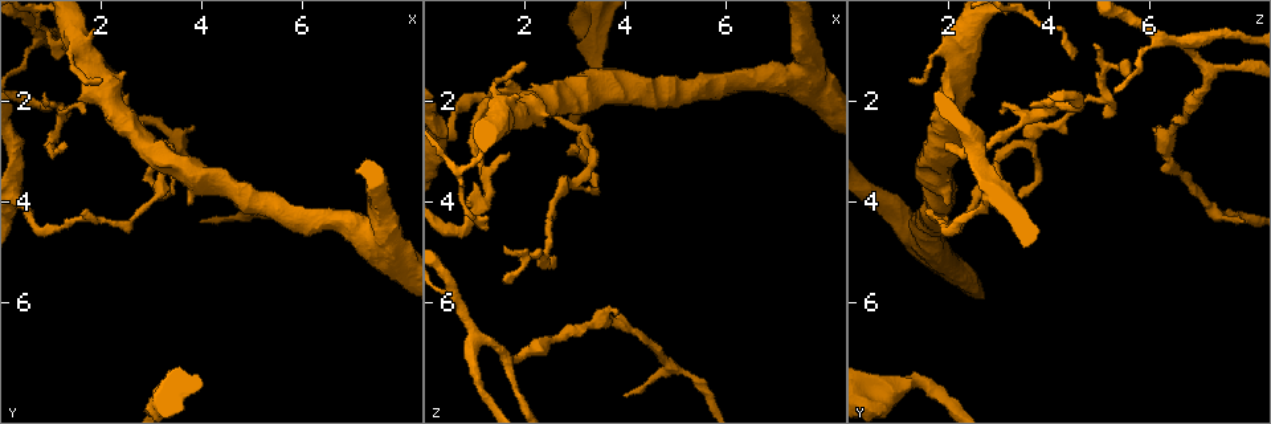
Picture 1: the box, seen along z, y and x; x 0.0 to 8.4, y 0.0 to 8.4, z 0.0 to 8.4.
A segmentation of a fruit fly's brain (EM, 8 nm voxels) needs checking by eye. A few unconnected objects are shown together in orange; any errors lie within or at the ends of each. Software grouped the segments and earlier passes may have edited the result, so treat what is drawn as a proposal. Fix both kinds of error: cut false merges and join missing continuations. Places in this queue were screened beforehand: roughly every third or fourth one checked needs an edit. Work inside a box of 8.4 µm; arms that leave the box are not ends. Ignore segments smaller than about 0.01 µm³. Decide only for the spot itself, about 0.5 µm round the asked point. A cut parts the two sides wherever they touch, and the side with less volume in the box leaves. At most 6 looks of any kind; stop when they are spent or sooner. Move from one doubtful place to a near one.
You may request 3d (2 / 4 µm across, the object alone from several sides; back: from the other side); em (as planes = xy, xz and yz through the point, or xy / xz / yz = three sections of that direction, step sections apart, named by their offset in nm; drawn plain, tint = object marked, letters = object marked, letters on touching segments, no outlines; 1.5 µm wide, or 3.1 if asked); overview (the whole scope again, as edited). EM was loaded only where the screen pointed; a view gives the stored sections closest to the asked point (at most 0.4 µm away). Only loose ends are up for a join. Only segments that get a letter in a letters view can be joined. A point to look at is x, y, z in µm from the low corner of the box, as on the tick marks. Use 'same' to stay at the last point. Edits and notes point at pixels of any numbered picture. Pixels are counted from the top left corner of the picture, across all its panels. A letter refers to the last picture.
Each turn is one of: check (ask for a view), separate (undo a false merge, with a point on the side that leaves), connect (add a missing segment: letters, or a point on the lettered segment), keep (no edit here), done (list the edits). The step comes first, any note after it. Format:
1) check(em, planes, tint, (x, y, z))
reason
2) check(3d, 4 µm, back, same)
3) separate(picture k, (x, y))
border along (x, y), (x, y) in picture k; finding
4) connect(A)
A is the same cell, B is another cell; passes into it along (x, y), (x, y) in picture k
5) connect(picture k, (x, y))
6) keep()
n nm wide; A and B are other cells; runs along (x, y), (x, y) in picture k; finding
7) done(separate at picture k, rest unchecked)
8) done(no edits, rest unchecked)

check(em, planes, letters, (1.70, 1.50, 5.60))
free end

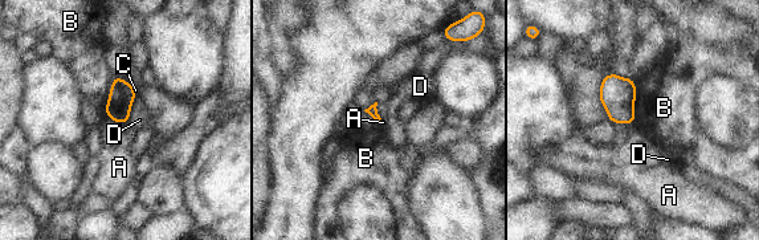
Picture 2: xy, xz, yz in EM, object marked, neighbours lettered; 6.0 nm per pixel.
keep()
A, B, C and D are other cells; border along (129, 121), (122, 125) in picture 2; no lettered segment goes on from it

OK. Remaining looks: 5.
check(em, planes, letters, (1.70, 2.25, 3.05))
an open end

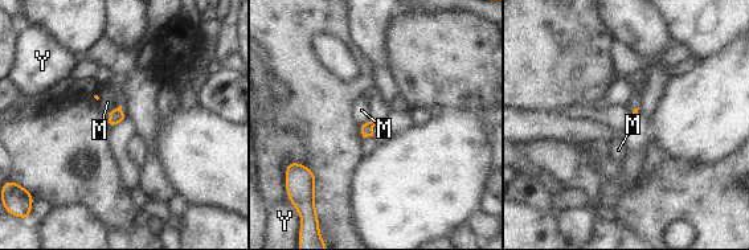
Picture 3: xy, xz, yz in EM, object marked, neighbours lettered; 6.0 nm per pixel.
keep()
M touches over 130 nm; M and Y are other cells; border along (119, 105), (110, 113), (107, 121) in picture 3; no lettered segment goes on from it

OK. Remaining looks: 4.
check(em, planes, tint, (4.90, 4.20, 7.25))
a fork

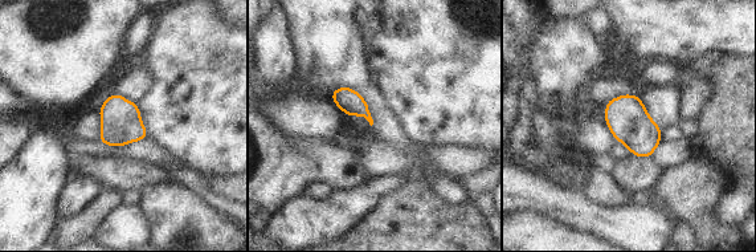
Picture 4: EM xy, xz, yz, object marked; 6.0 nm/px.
check(em, planes, letters, same)

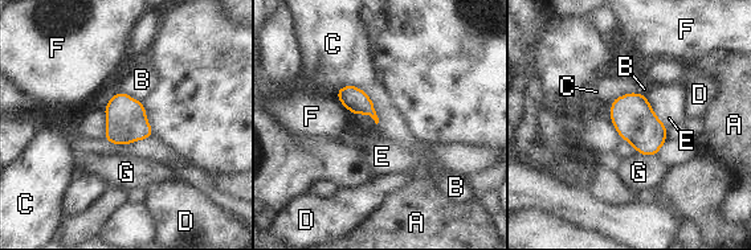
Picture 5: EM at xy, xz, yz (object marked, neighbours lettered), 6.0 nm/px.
keep()
A, B, C, D, E, F and G are other cells; one cell here

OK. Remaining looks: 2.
done(no edits, rest unchecked)

